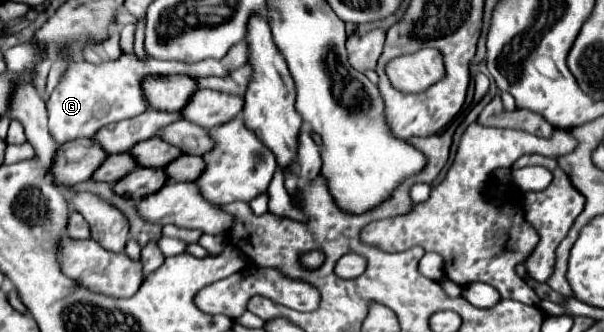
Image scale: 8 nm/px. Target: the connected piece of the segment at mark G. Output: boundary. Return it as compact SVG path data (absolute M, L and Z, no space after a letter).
M240 42L228 50L222 60L202 60L192 66L184 66L182 62L162 62L154 58L146 58L144 62L136 56L122 54L116 62L90 64L86 60L72 60L68 64L66 74L54 88L46 110L50 116L50 134L56 136L60 144L76 140L76 138L92 138L100 128L120 122L126 118L134 118L148 110L148 102L144 98L142 82L146 76L170 76L170 74L194 74L194 76L224 76L232 70L244 66L248 62L248 46Z

